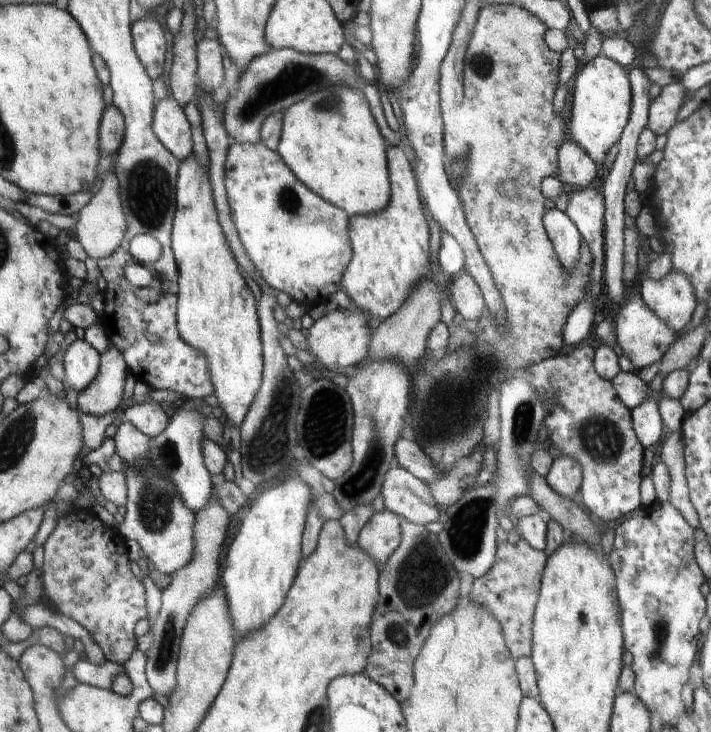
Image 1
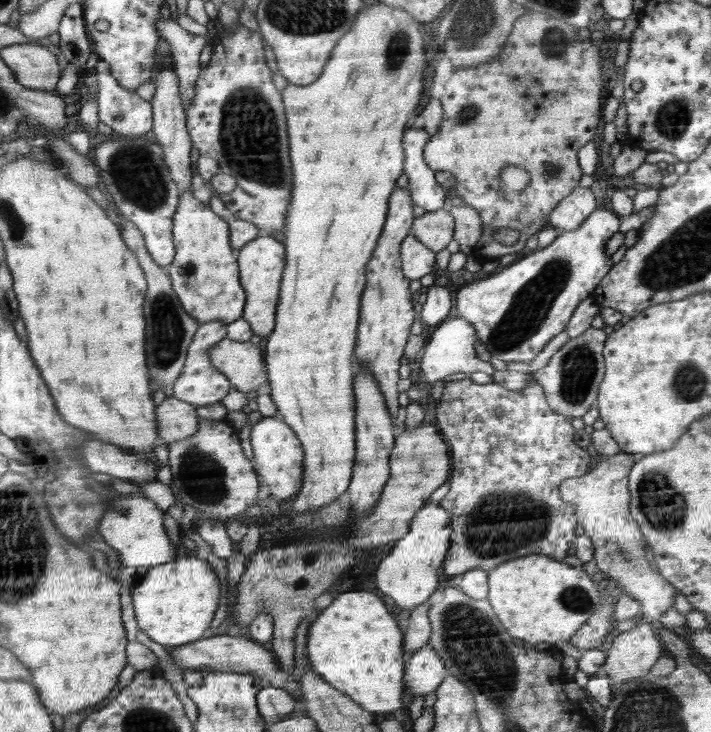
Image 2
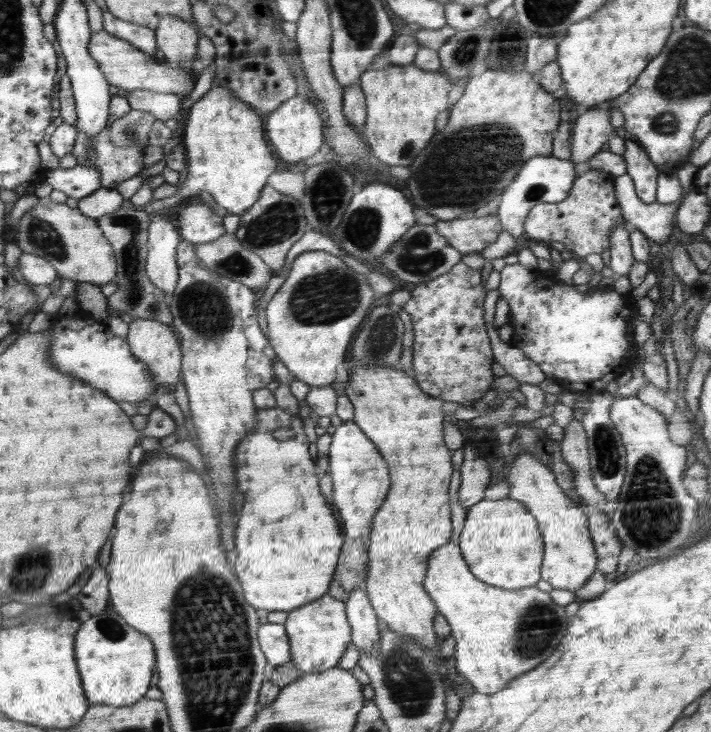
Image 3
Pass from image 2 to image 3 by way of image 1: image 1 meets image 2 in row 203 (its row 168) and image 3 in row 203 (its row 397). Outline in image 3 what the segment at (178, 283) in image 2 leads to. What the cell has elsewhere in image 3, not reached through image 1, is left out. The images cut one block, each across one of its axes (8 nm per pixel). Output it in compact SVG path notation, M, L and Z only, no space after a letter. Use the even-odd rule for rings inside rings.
M216 84L206 94L198 99L190 108L190 114L184 127L184 143L187 146L188 177L177 185L178 192L172 197L156 200L143 206L146 212L166 212L184 202L190 196L198 196L202 190L216 201L218 206L225 208L229 214L242 215L262 196L264 184L268 182L268 176L276 170L276 160L264 140L264 130L258 114L252 110L250 104L244 102L238 95L232 94L228 86Z

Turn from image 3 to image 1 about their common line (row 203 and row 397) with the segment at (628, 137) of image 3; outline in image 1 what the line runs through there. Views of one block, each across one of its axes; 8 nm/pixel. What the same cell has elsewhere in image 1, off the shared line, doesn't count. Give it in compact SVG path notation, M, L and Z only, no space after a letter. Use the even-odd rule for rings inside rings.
M646 396L644 402L633 408L632 412L634 413L636 436L639 437L640 444L644 445L644 448L650 449L655 442L658 442L658 438L662 436L662 430L664 430L659 406L656 404L656 400Z

